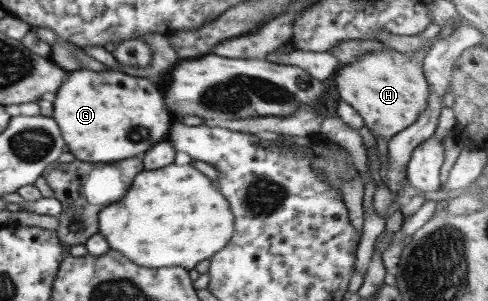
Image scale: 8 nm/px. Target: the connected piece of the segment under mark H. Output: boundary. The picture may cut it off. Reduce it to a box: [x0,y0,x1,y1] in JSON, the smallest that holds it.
[335,22,454,139]

